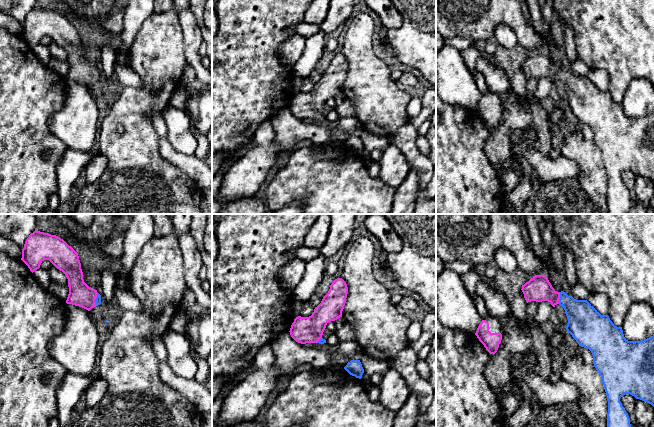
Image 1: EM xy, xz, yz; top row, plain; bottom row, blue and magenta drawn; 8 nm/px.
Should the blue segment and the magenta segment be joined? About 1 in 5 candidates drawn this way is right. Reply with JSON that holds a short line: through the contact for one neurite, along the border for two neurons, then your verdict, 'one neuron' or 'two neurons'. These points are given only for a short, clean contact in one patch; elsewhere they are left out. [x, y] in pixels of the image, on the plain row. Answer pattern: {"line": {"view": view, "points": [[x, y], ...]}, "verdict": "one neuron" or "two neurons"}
{"line": {"view": "yz", "points": [[583, 95], [560, 74], [554, 74], [538, 65]]}, "verdict": "one neuron"}

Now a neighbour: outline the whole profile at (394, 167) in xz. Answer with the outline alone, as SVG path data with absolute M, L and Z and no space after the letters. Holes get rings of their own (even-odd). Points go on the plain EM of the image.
M391 143L383 150L383 155L378 163L380 166L378 178L395 188L404 181L412 168L402 152Z

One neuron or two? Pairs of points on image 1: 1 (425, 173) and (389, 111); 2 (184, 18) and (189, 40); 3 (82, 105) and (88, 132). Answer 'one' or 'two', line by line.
1: two
2: one
3: one

